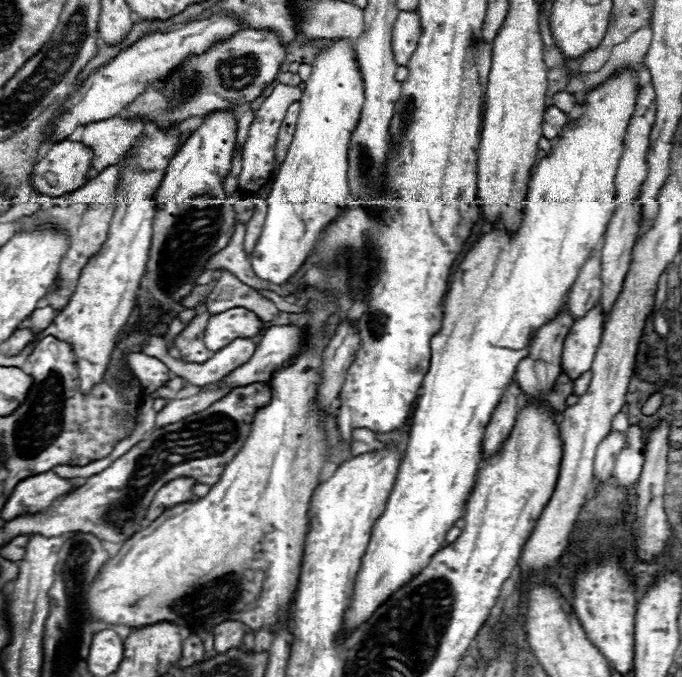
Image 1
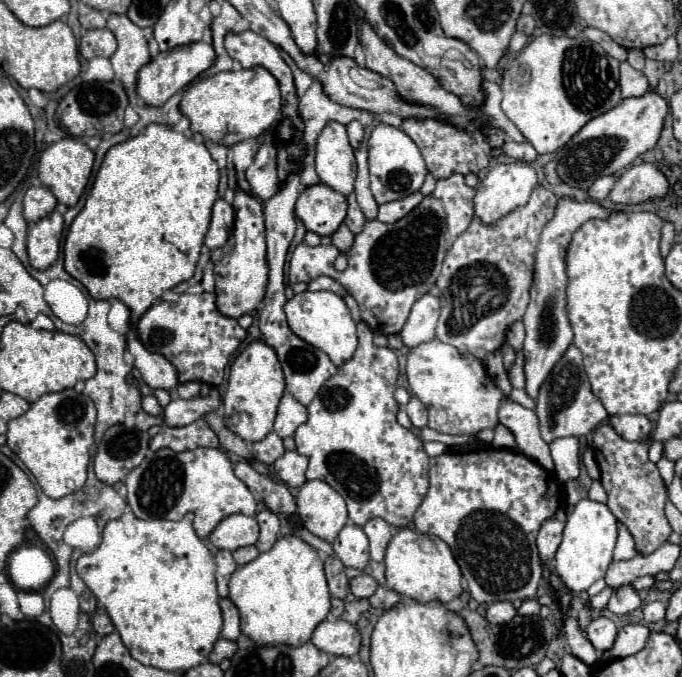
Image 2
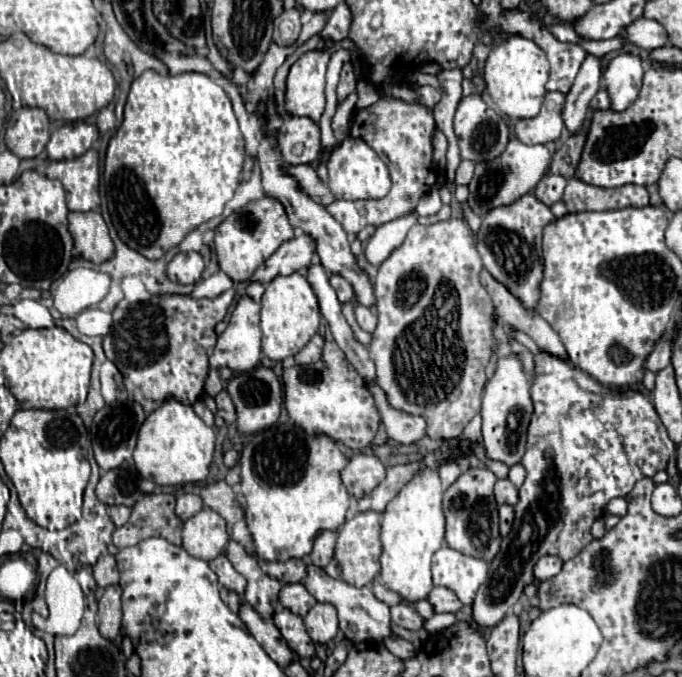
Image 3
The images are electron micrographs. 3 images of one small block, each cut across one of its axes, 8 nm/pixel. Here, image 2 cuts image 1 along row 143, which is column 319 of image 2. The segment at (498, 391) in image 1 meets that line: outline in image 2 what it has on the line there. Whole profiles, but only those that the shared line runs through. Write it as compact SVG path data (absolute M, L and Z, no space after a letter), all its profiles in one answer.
M300 536L280 538L272 550L240 566L230 578L230 600L240 610L240 630L256 644L306 644L330 610L330 592L318 552Z

